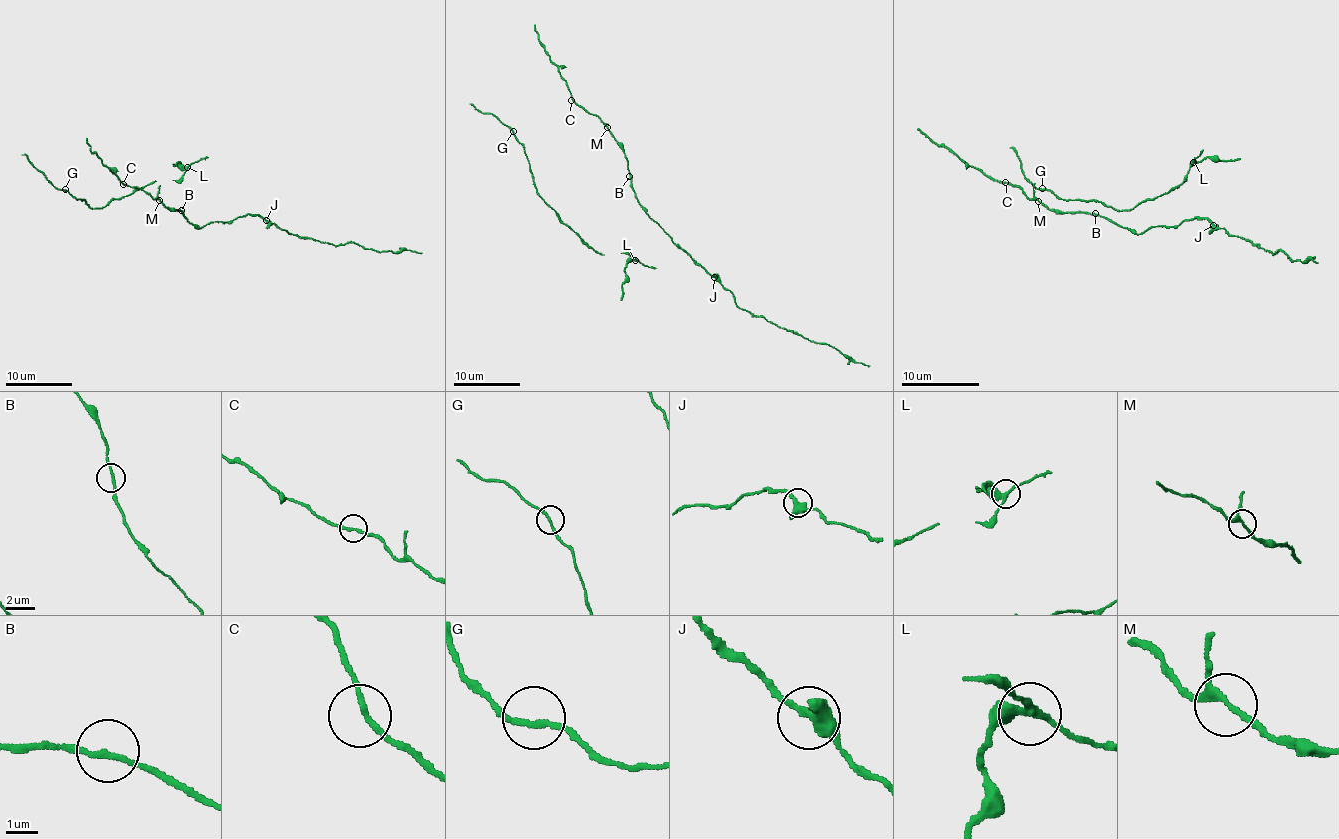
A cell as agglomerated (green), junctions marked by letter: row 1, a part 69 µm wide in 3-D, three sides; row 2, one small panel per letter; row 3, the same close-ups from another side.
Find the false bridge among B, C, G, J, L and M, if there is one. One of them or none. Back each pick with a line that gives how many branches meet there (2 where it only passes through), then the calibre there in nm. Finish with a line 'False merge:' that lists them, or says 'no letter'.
L: branches 3; calibre 300 nm
False merge: L

